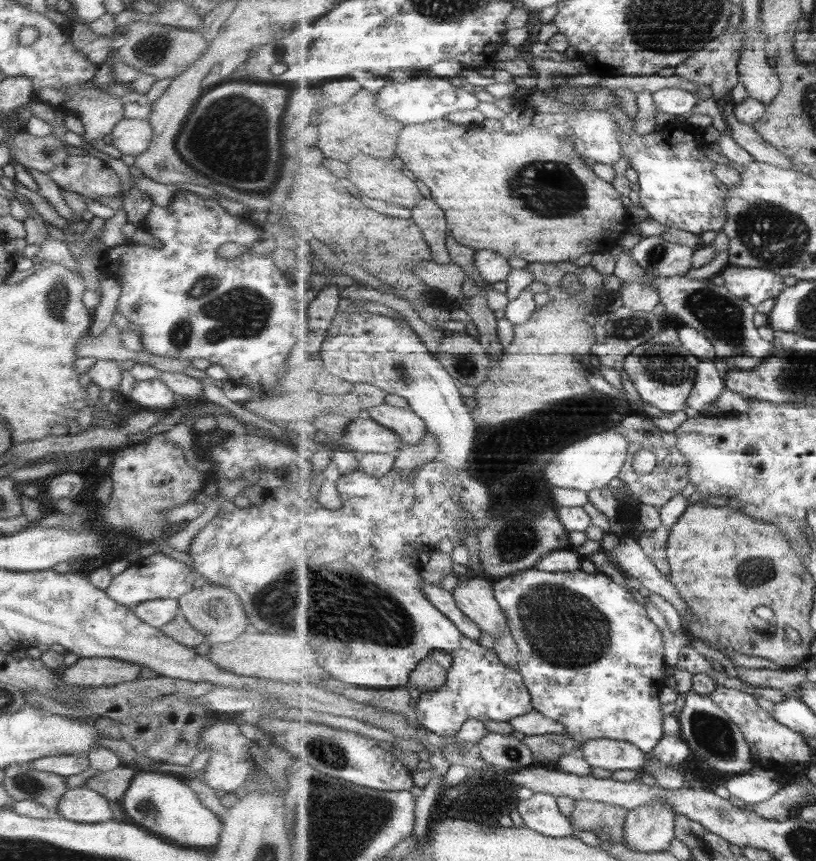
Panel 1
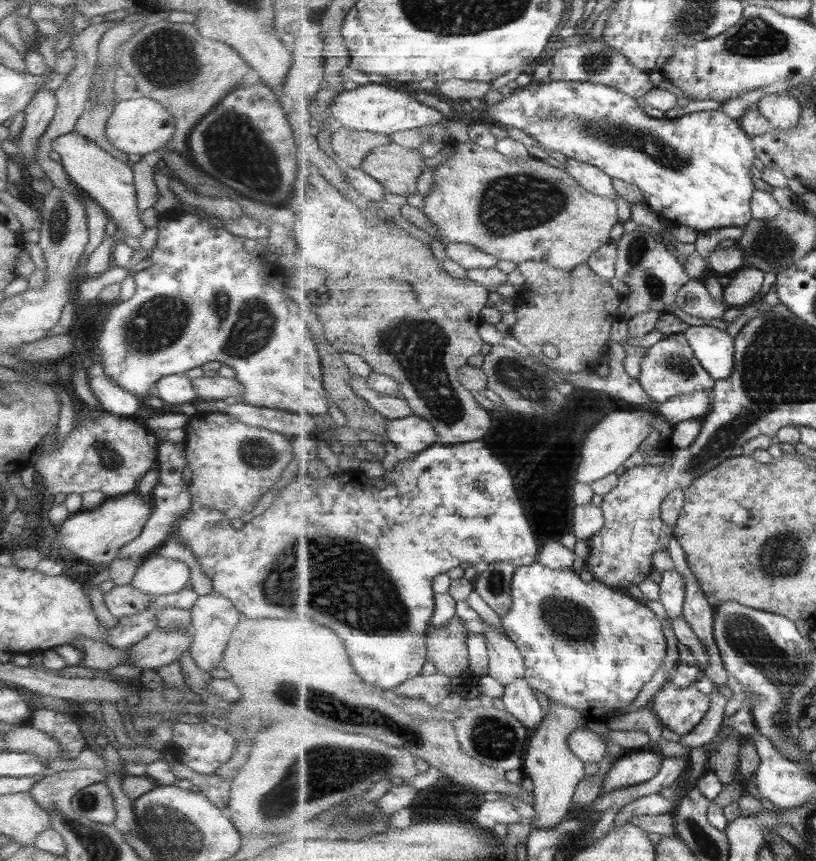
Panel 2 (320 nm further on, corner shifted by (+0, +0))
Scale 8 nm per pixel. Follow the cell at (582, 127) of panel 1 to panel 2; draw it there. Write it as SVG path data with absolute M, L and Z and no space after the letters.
M568 158L566 163L566 171L575 179L583 188L586 188L593 194L612 198L615 202L619 200L619 194L613 186L613 178L611 175L603 172L600 168L579 162L576 158Z

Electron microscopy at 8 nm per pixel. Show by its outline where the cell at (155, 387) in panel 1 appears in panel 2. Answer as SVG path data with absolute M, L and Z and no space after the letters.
M182 373L161 377L151 389L150 394L165 404L179 405L183 402L197 401L190 379Z

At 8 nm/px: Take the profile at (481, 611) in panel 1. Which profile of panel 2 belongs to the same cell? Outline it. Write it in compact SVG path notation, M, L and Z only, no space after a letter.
M483 623L483 631L487 637L490 650L490 667L488 675L499 682L504 688L526 673L526 662L516 642L506 634L499 632L487 623Z

